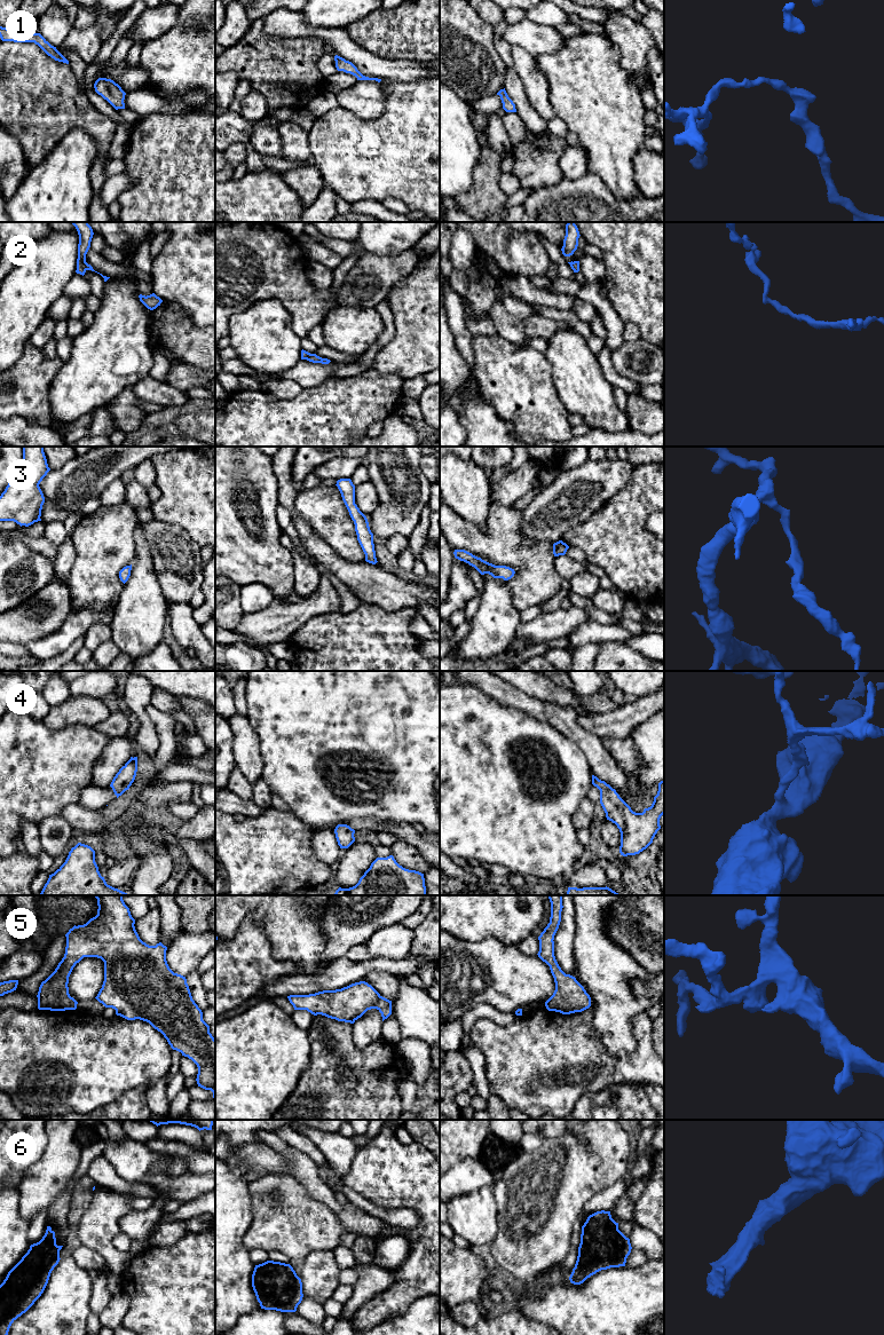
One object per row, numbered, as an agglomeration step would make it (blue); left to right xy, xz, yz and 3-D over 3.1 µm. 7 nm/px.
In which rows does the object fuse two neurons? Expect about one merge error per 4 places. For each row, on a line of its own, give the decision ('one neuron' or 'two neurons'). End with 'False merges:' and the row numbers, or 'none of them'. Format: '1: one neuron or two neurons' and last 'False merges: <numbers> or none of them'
1: one neuron
2: two neurons
3: one neuron
4: one neuron
5: one neuron
6: one neuron
False merges: 2

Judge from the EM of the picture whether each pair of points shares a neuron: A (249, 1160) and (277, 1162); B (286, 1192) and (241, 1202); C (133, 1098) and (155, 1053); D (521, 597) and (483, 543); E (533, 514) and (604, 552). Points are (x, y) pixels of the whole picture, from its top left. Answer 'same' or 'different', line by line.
A: same
B: different
C: different
D: same
E: different

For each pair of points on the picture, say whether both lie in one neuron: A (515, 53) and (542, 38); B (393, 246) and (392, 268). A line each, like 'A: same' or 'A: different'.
A: different
B: different

